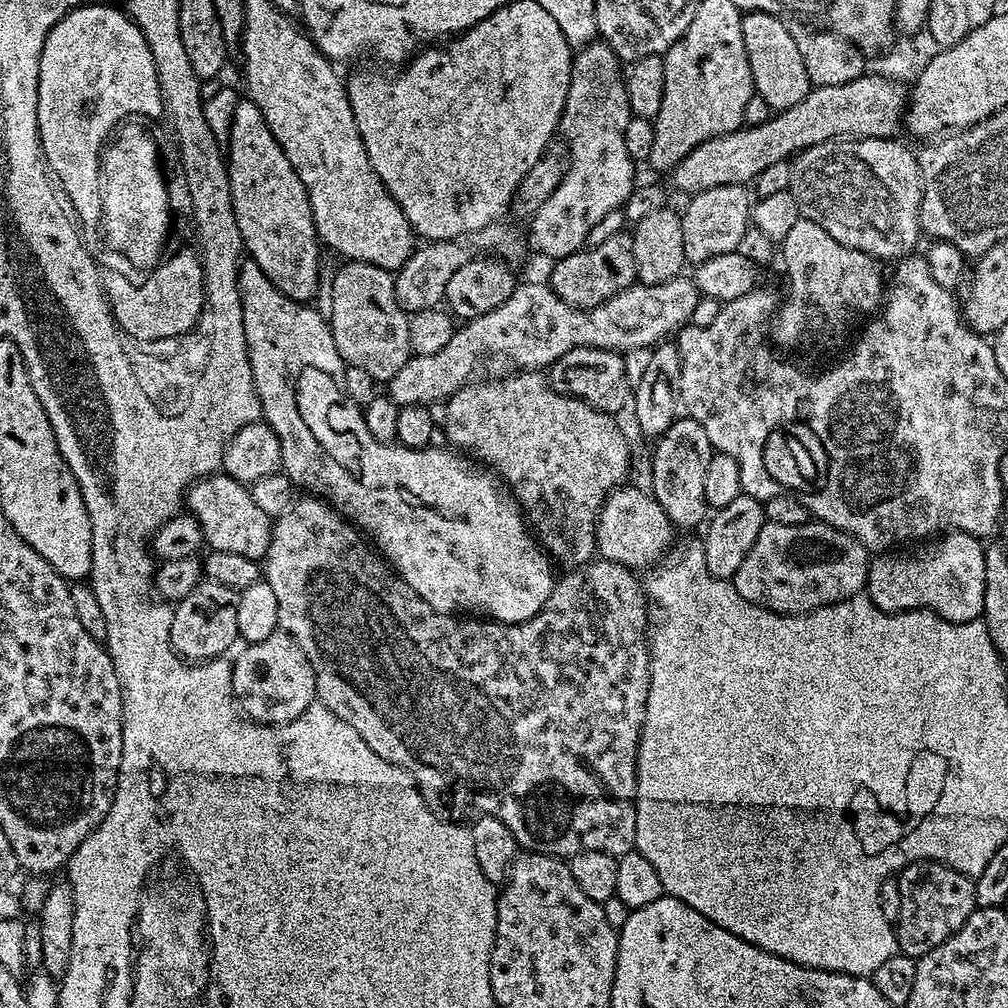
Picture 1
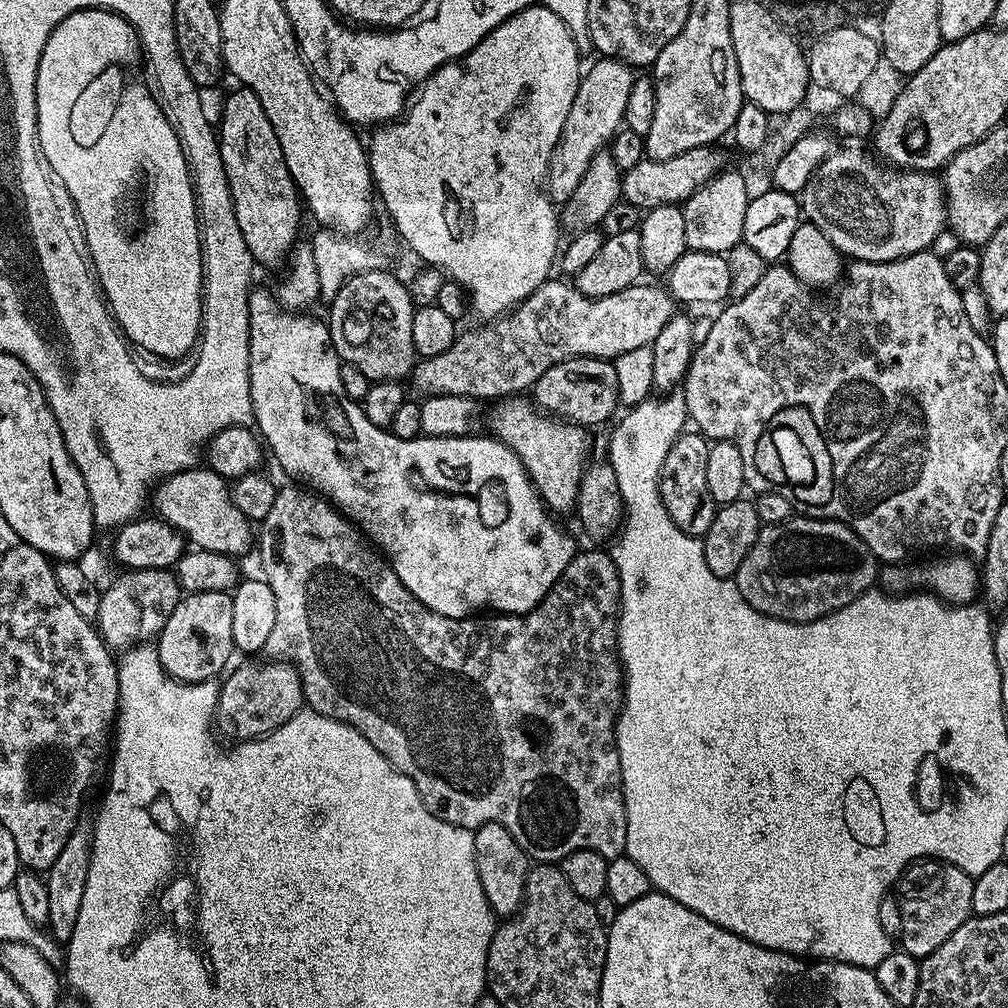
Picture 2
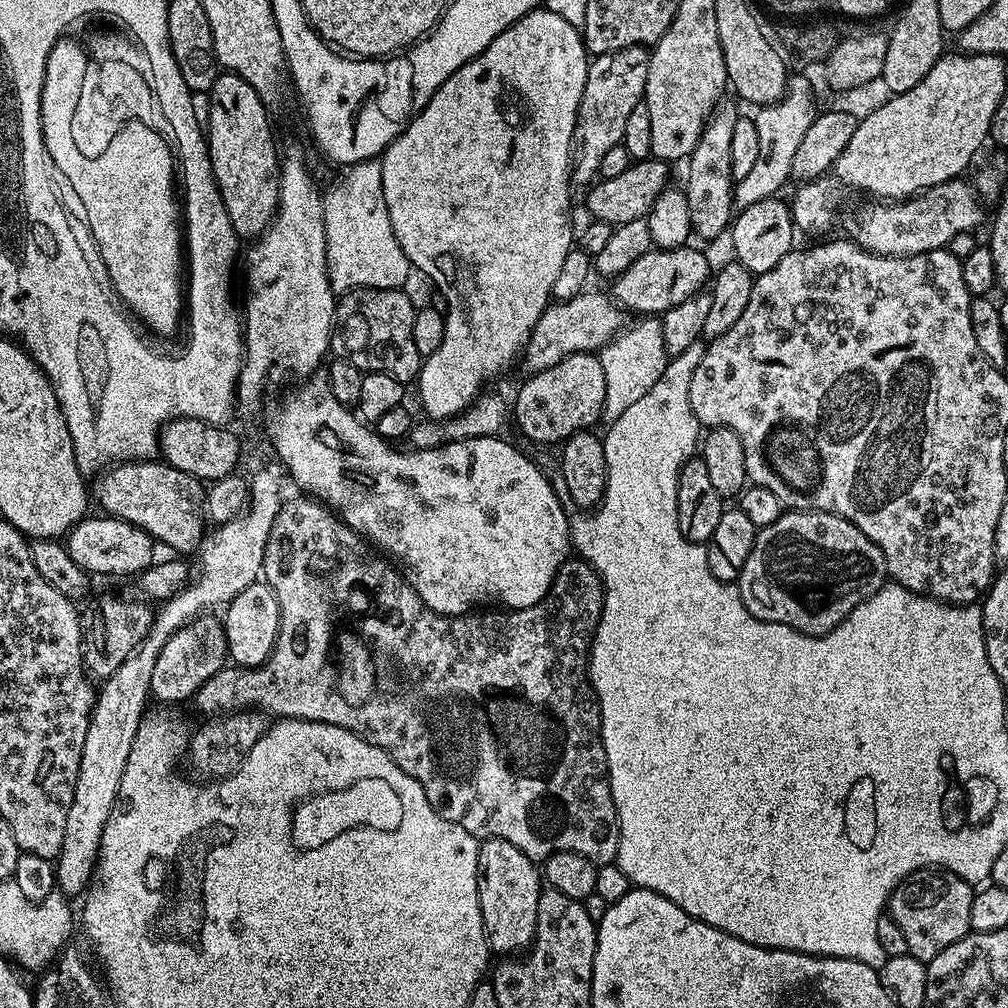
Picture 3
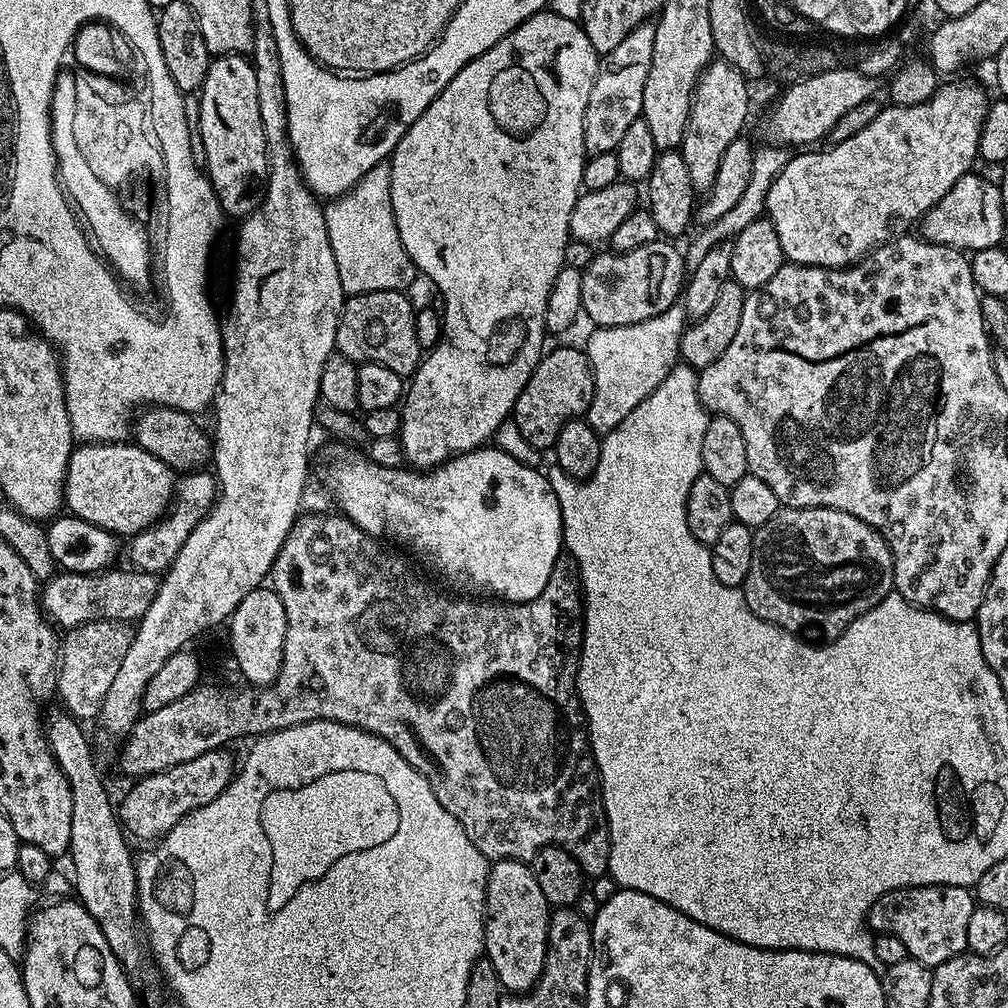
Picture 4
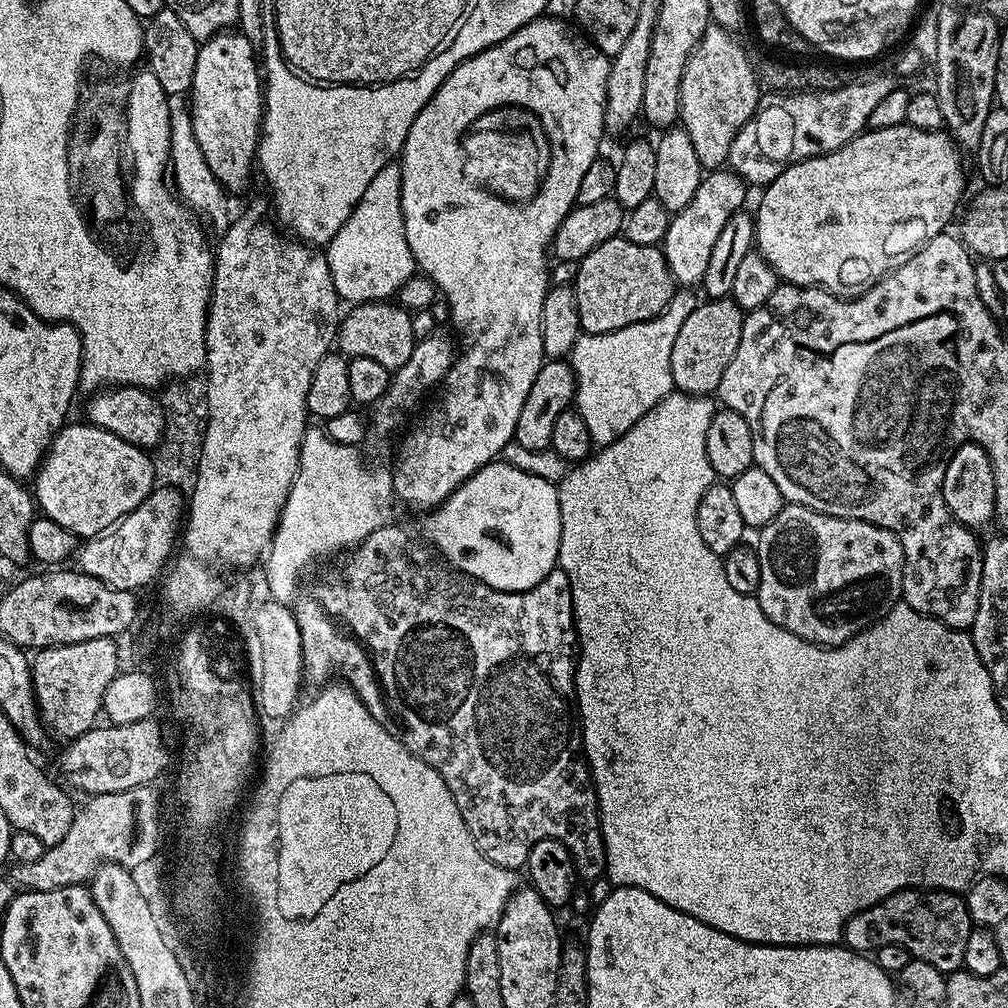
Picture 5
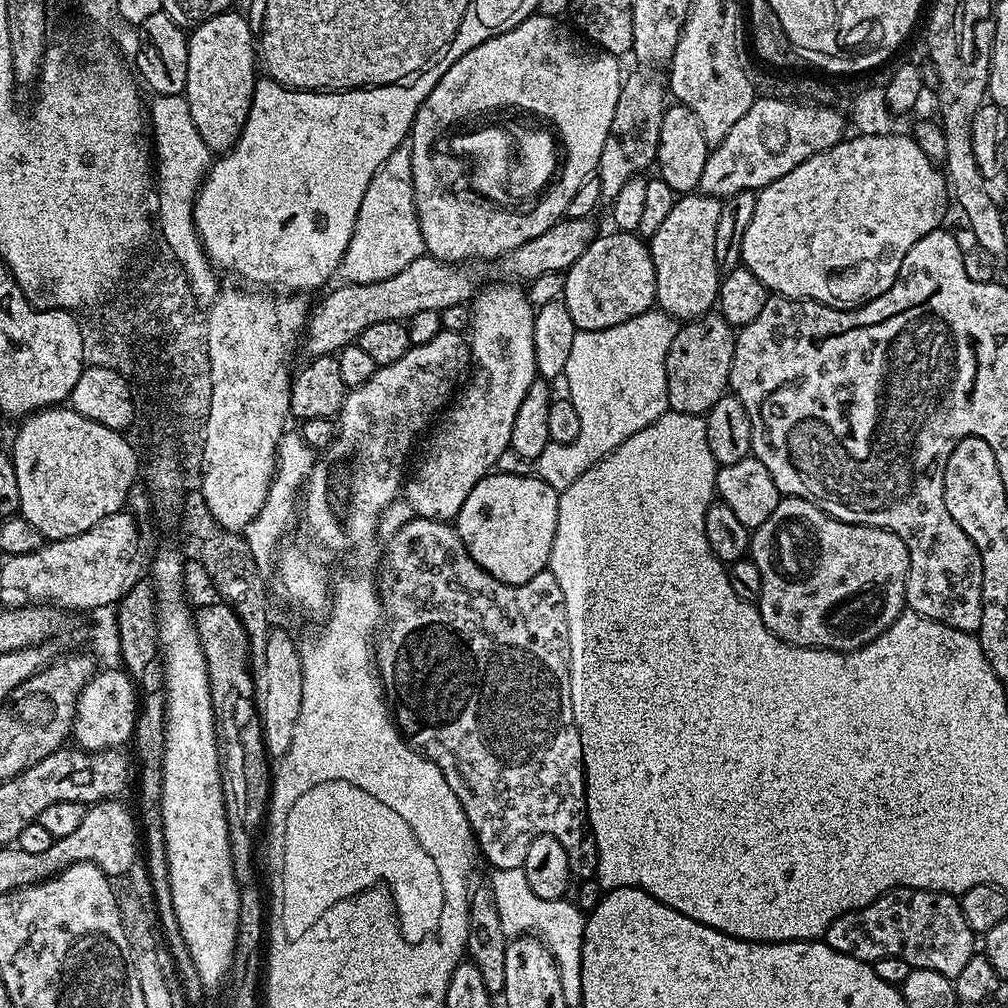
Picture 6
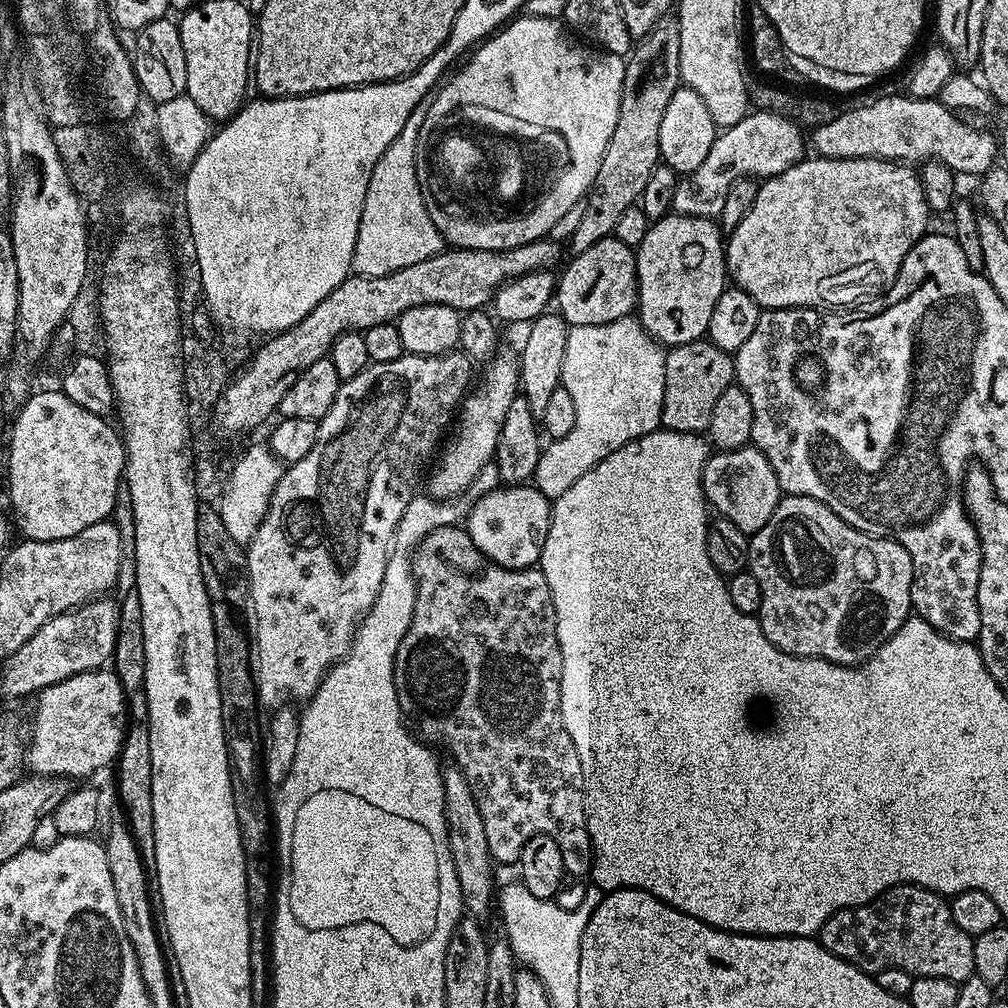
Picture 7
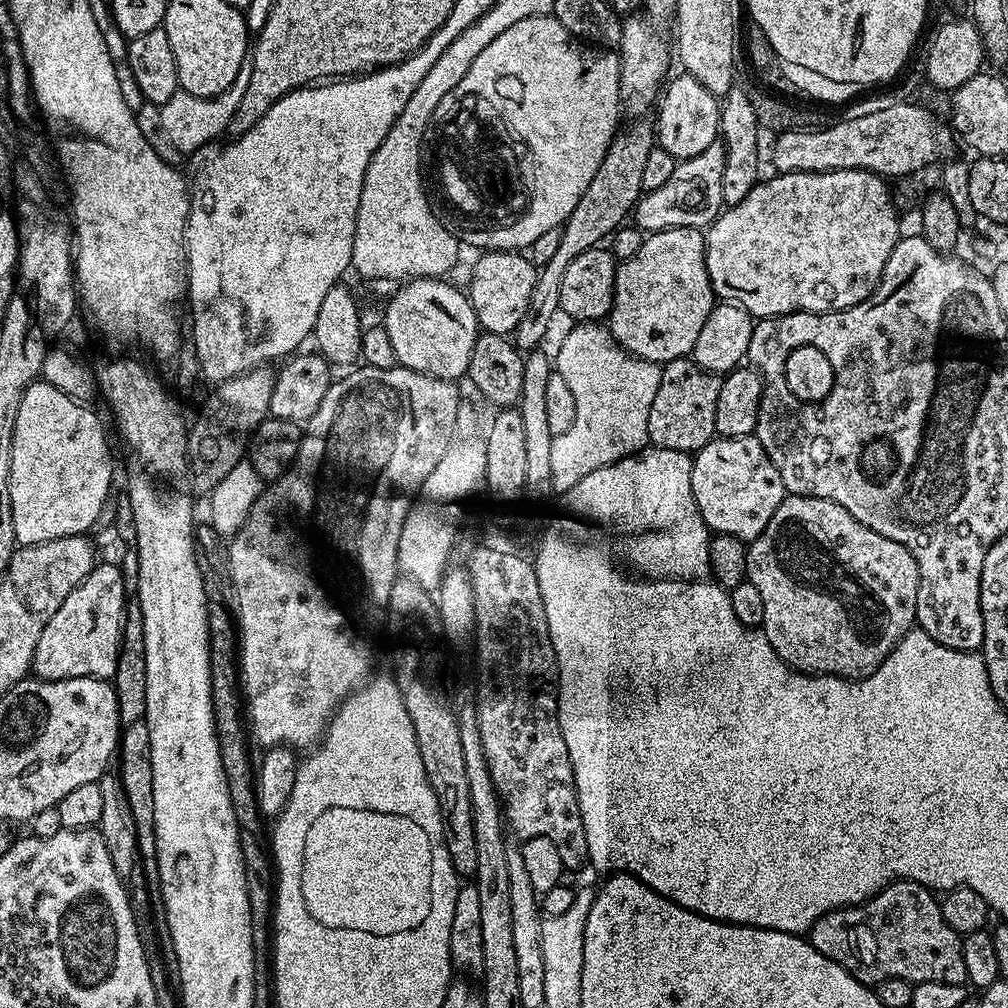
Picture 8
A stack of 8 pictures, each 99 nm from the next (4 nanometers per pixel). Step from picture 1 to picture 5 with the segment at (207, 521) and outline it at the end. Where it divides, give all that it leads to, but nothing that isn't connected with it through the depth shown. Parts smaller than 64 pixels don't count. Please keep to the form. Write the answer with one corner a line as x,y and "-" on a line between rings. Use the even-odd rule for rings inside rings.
65,423
64,427
52,437
52,444
44,456
44,460
34,477
34,499
39,511
62,526
67,532
78,538
91,538
108,531
130,510
134,510
152,492
157,483
152,469
151,455
145,449
118,438
118,434
110,434
95,424

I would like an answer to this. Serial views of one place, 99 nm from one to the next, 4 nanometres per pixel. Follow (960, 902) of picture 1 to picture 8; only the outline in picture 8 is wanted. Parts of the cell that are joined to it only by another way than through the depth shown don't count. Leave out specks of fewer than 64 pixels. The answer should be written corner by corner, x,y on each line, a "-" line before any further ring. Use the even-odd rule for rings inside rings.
896,880
863,904
834,908
822,914
810,930
810,942
826,954
826,958
838,962
854,978
869,986
875,986
886,978
902,978
914,986
922,982
964,984
968,979
962,956
964,941
961,933
954,931
942,918
940,900
929,889
912,880

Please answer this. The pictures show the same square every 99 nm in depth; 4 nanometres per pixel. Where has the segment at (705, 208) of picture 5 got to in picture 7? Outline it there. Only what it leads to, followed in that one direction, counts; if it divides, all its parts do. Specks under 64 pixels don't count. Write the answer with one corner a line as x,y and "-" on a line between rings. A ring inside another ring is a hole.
669,214
655,221
634,249
638,319
659,344
694,342
707,333
714,302
726,287
726,240
720,232
715,219

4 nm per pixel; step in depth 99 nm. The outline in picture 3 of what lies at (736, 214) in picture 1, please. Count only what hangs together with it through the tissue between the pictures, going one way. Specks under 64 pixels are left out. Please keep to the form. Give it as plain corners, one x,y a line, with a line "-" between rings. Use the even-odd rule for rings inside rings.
721,107
704,127
704,133
698,138
692,155
686,161
688,167
688,205
693,233
704,240
712,240
729,231
734,219
732,171
730,170
730,137
734,135
734,122
737,113

